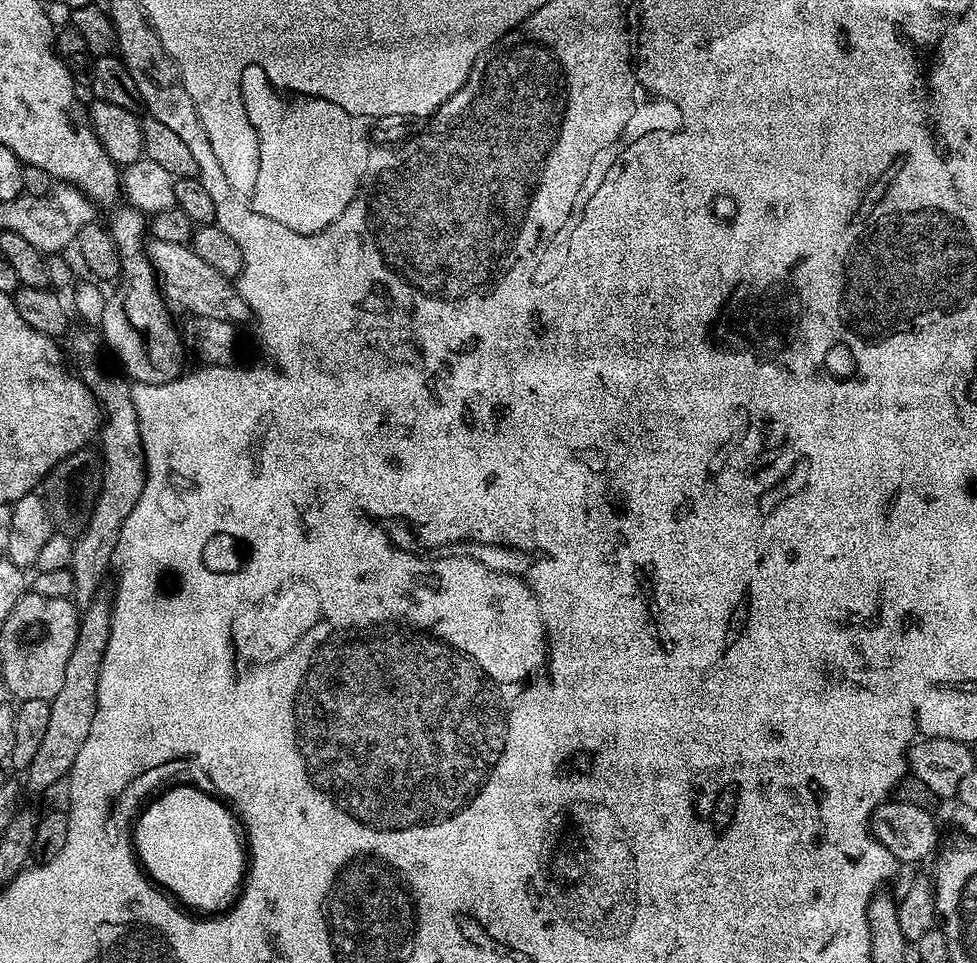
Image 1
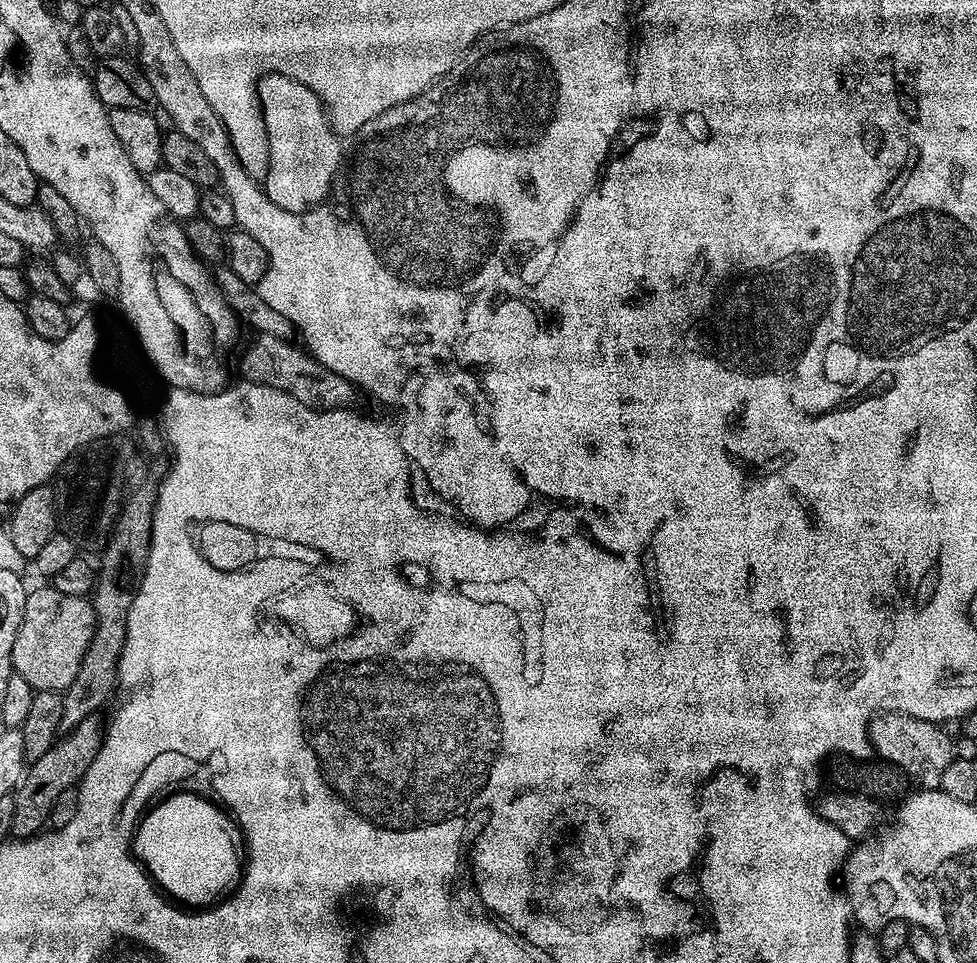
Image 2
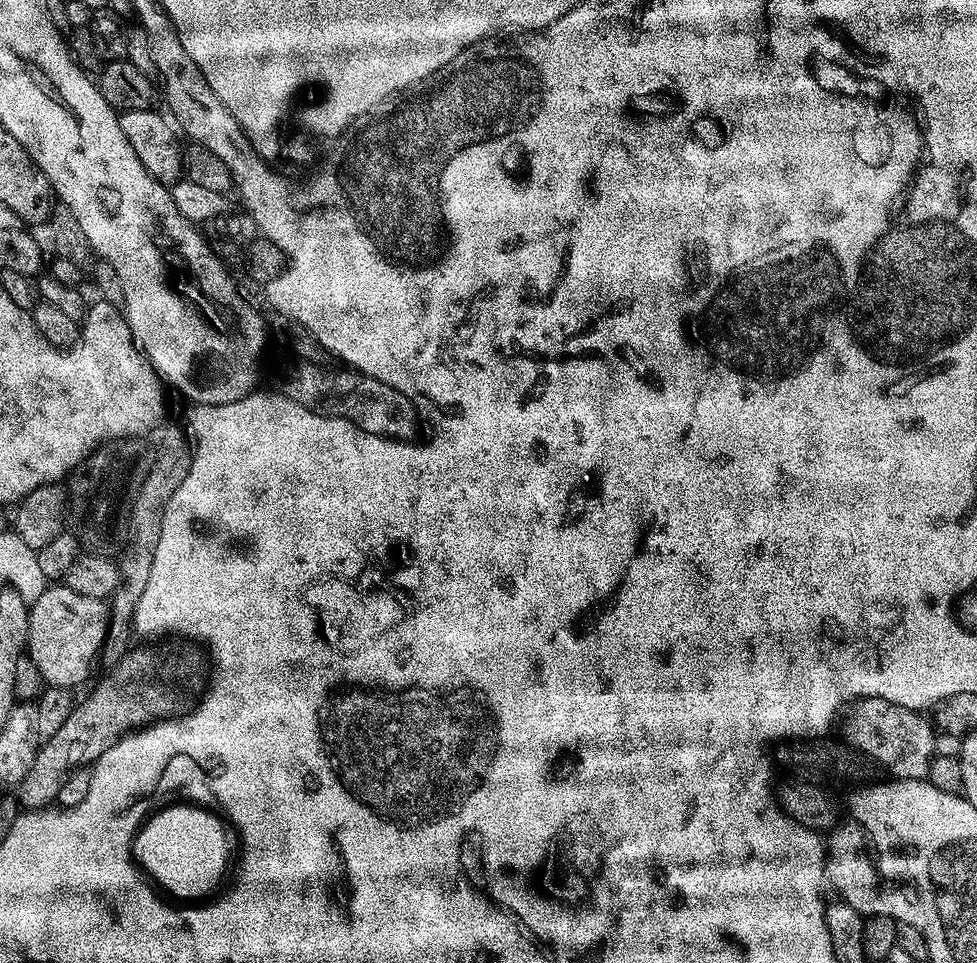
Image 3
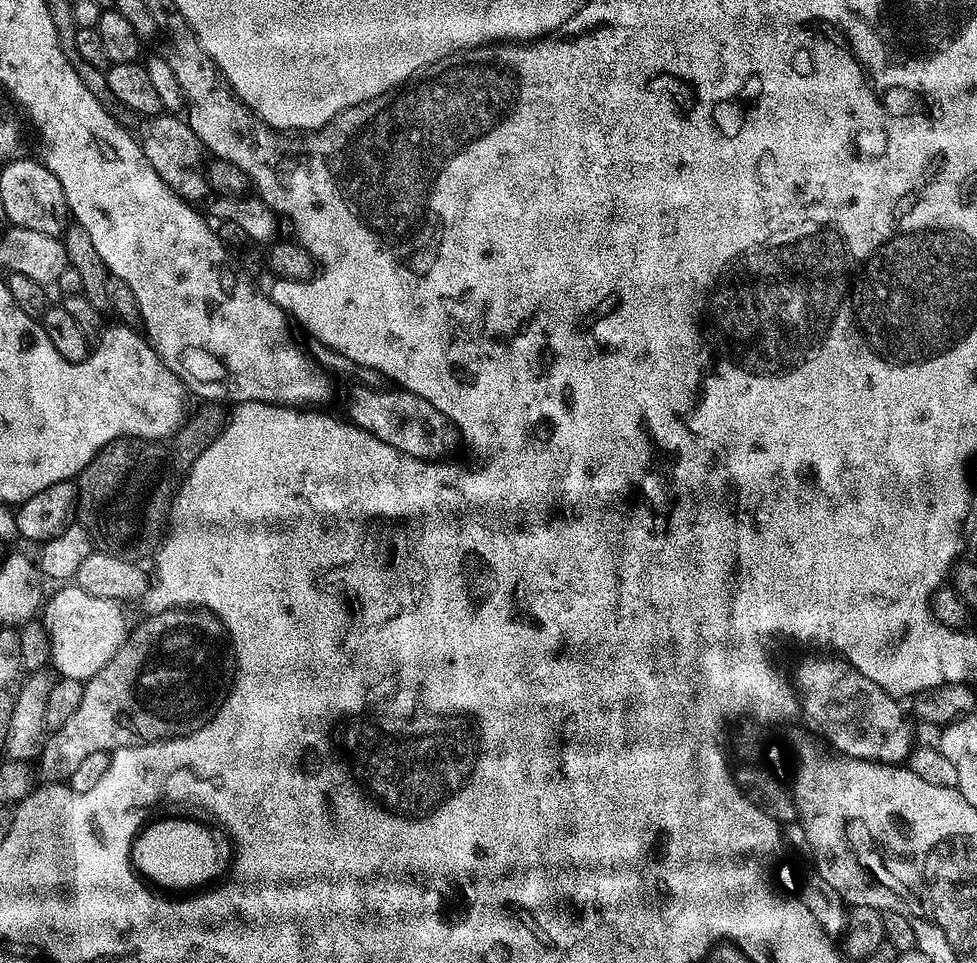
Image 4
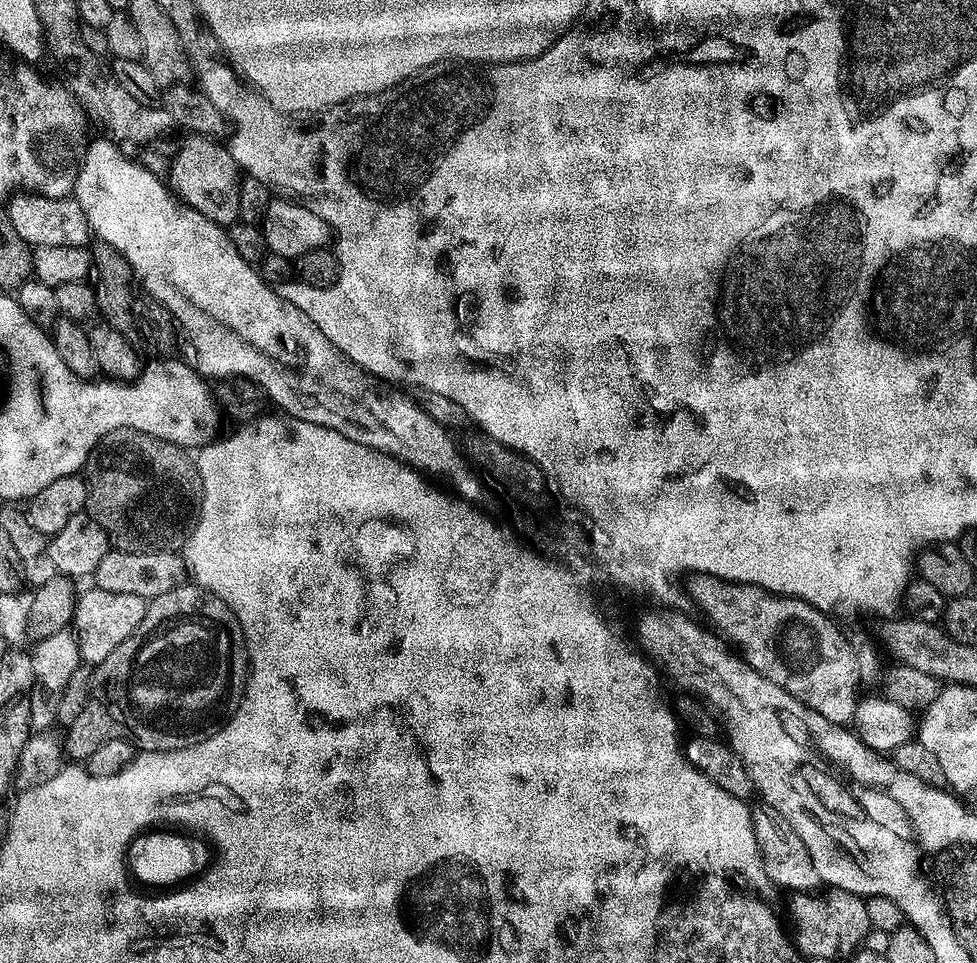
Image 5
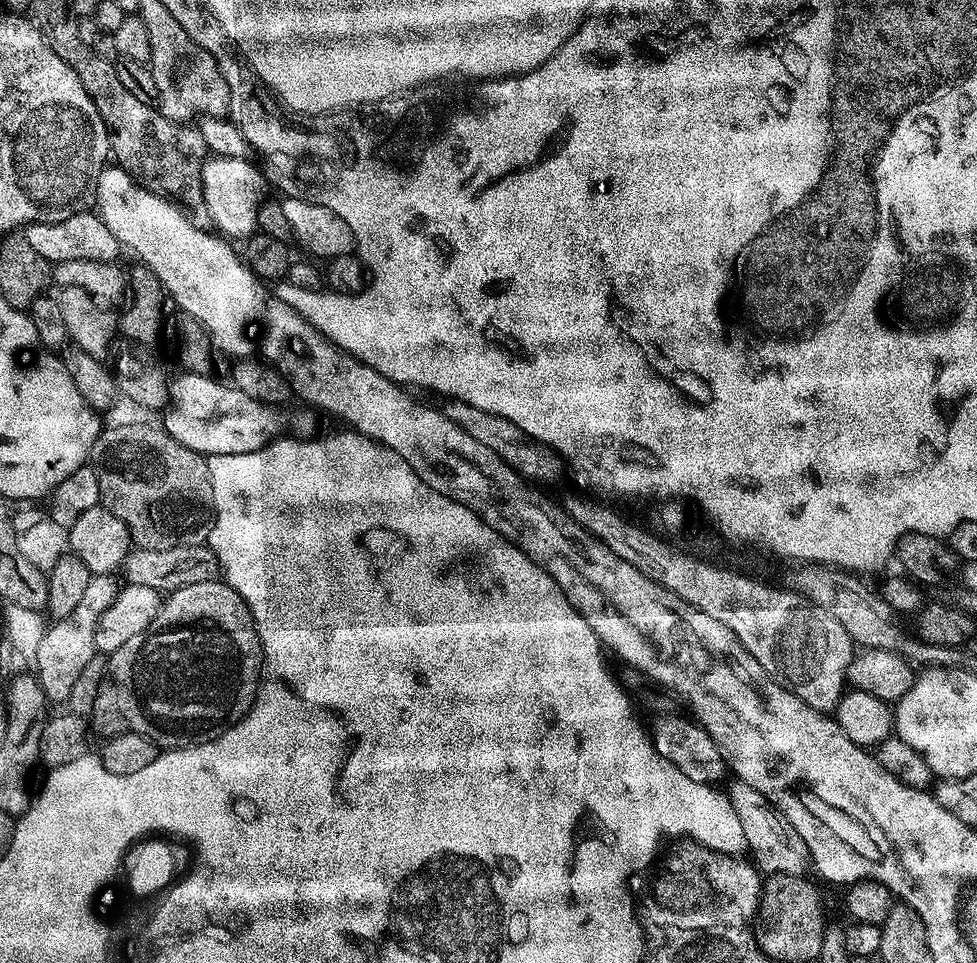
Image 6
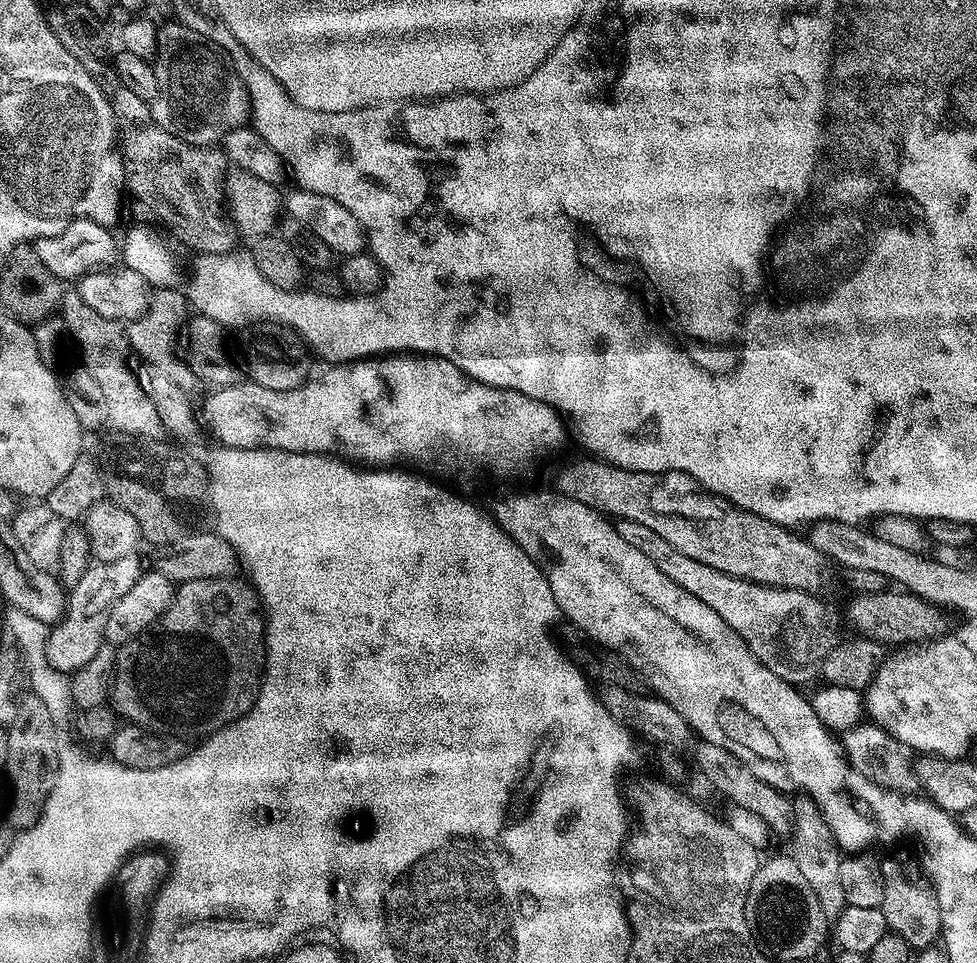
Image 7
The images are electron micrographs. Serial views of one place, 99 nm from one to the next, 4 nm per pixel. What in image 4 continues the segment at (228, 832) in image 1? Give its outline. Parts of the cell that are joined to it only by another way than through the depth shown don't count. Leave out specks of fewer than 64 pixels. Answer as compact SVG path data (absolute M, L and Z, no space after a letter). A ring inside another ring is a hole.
M160 820L157 824L151 824L140 829L130 849L132 867L145 881L151 882L157 889L196 890L217 879L215 876L220 872L220 844L206 825L196 820Z

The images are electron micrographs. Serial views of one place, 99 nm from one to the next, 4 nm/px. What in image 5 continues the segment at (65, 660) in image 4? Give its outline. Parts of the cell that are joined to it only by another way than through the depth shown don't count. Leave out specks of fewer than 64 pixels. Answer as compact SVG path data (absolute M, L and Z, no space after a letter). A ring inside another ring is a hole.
M95 586L89 588L89 592L79 593L70 628L78 644L81 661L85 665L95 666L106 662L106 658L110 658L110 654L114 654L114 650L118 650L118 646L134 634L134 630L138 630L148 605L138 594L110 594L110 590Z

